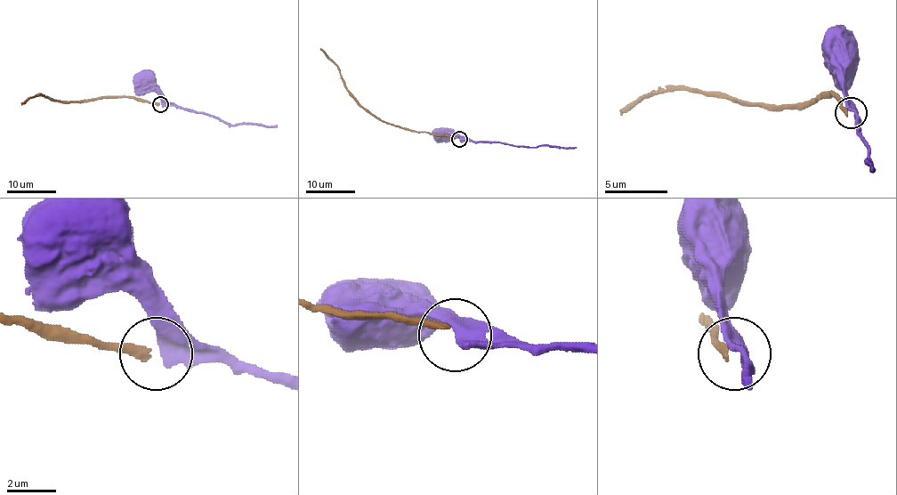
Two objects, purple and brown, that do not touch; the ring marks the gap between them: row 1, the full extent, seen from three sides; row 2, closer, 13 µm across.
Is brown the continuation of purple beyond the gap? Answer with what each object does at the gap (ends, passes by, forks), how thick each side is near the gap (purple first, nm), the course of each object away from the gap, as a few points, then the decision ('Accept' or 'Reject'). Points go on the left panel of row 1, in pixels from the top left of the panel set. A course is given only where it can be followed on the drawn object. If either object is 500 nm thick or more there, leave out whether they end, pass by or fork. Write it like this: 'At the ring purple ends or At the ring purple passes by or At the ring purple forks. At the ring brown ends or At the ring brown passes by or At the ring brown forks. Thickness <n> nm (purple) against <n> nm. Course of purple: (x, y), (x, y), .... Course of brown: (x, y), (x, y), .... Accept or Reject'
Thickness 550 nm (purple) against 280 nm. Course of purple: (161, 103), (161, 99), (145, 84). Course of brown: (159, 103), (126, 97), (51, 100), (40, 94), (28, 97), (21, 104). Reject

